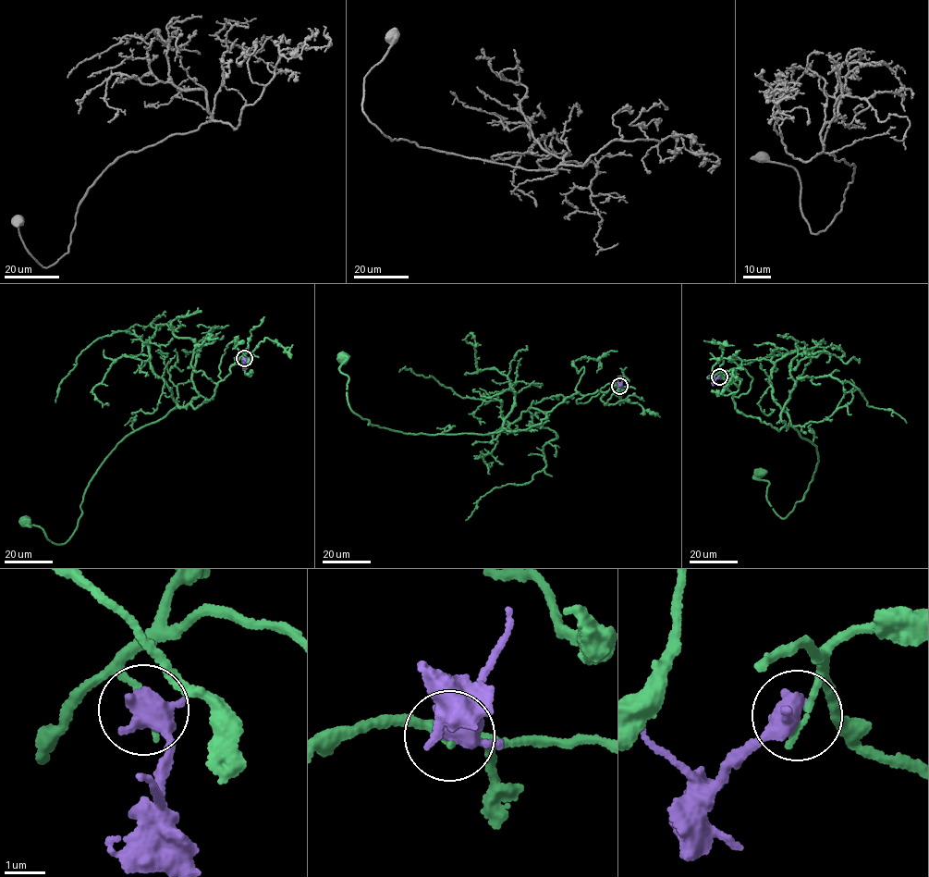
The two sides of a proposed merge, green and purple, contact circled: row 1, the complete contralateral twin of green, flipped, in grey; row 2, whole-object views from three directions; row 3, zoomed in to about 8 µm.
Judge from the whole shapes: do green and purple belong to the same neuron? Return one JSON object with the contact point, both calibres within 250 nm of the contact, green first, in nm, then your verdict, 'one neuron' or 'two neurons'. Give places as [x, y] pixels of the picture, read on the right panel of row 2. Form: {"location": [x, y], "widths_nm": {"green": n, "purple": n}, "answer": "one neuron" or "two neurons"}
{"location": [719, 376], "widths_nm": {"green": 120, "purple": 460}, "answer": "two neurons"}

